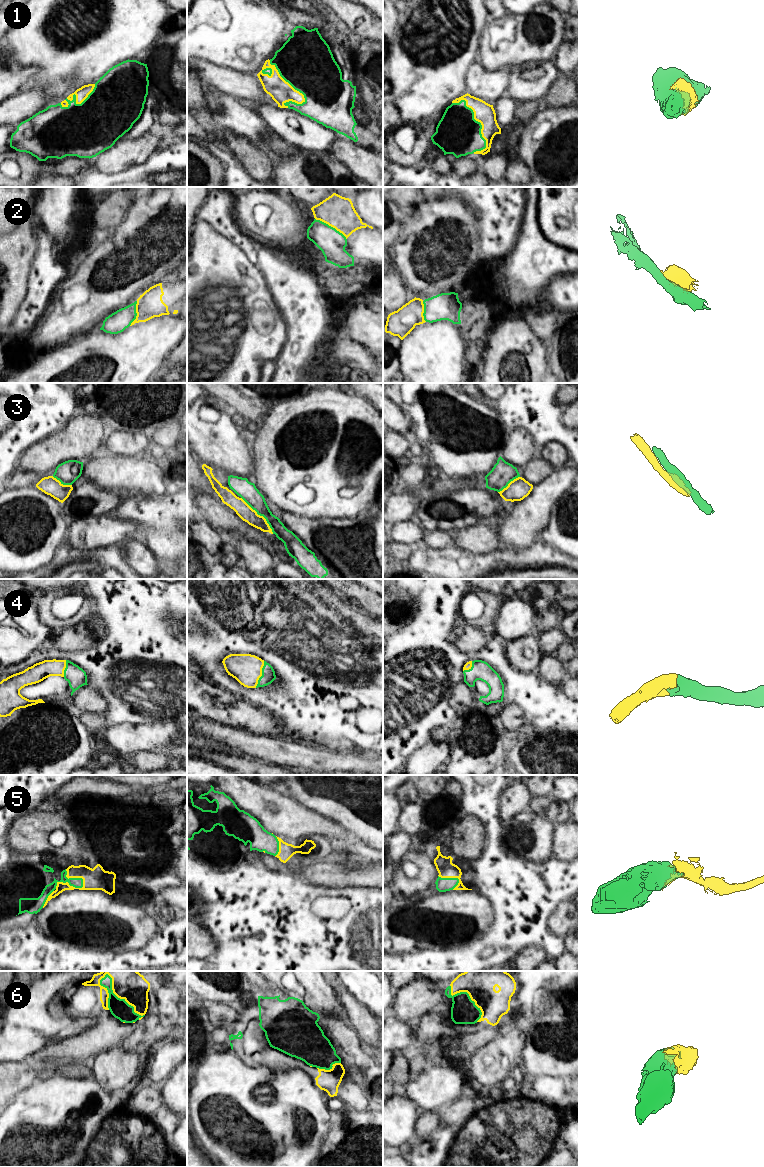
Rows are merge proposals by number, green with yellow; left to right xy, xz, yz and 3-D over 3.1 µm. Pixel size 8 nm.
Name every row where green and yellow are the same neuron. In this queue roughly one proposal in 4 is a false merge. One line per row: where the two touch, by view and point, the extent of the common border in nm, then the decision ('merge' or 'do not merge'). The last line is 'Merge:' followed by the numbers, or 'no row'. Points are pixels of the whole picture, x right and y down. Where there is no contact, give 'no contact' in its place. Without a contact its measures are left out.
1: yz (474, 119) | 460 nm | merge
2: xz (330, 226) | 300 nm | do not merge
3: xz (260, 515) | 400 nm | do not merge
4: xz (262, 674) | 220 nm | merge
5: xy (70, 885) | 240 nm | merge
6: xy (116, 996) | 460 nm | merge
Merge: 1, 4, 5, 6

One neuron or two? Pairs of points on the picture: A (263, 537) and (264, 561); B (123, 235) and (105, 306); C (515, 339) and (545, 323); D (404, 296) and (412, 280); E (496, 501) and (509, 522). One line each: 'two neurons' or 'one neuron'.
A: two neurons
B: one neuron
C: two neurons
D: two neurons
E: two neurons

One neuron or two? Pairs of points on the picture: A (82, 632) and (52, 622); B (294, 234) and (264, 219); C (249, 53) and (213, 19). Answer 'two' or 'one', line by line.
A: two
B: one
C: one

